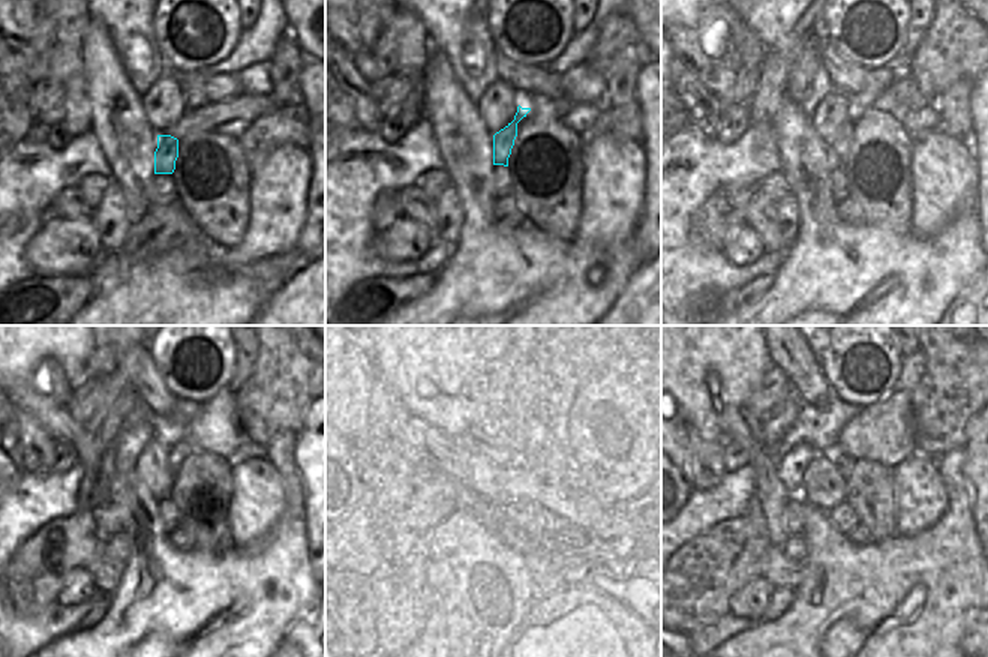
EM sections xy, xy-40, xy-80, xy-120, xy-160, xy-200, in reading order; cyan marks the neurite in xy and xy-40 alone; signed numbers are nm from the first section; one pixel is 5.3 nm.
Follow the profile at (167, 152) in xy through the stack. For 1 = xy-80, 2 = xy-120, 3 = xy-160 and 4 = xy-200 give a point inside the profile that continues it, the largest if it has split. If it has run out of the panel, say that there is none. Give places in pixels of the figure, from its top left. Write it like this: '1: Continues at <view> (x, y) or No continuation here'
1: Continues at xy-80 (841, 144)
2: Continues at xy-120 (179, 452)
3: Continues at xy-160 (510, 458)
4: Continues at xy-200 (843, 462).

